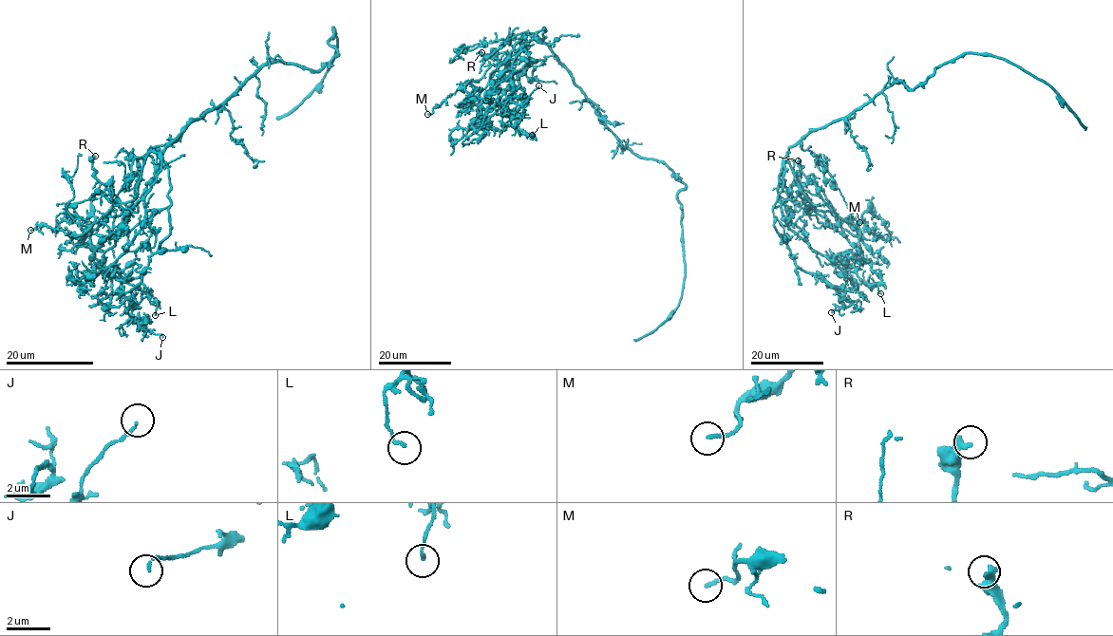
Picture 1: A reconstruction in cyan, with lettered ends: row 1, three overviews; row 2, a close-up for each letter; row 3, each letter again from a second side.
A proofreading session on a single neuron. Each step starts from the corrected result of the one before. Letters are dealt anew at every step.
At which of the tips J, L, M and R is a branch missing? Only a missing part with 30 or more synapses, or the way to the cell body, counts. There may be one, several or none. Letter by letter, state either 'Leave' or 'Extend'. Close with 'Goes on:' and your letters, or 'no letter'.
J: Leave
L: Leave
M: Leave
R: Leave
Goes on: no letter

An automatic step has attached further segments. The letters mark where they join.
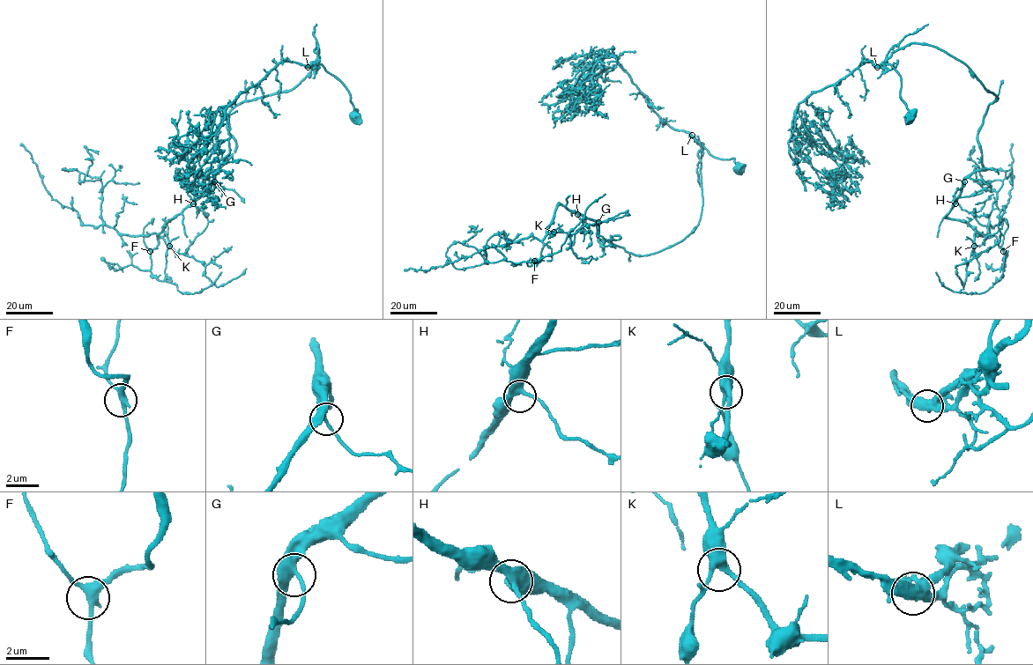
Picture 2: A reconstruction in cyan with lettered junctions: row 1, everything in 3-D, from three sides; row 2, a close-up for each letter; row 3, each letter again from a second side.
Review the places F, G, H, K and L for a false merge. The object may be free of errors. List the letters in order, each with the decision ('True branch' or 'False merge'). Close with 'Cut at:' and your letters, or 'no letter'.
F: True branch
G: True branch
H: True branch
K: True branch
L: True branch
Cut at: no letter

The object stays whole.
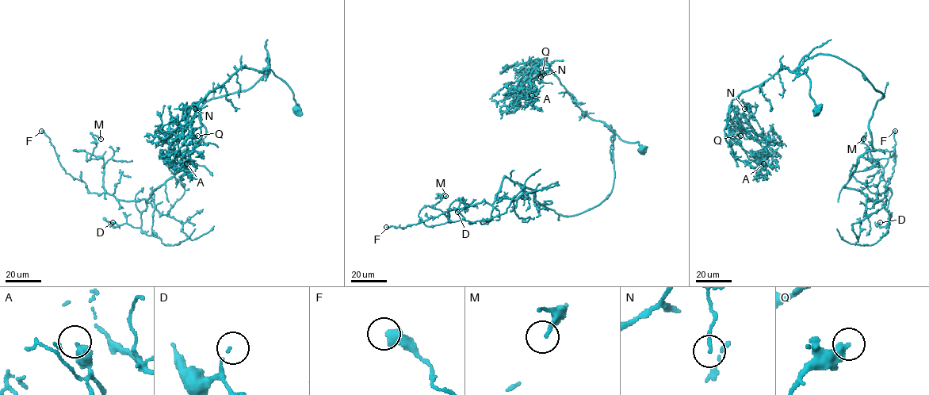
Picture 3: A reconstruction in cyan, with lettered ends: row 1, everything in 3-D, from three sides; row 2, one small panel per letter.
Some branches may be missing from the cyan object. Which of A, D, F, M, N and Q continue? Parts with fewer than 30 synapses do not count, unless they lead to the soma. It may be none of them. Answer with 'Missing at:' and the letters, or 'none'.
Missing at: none

